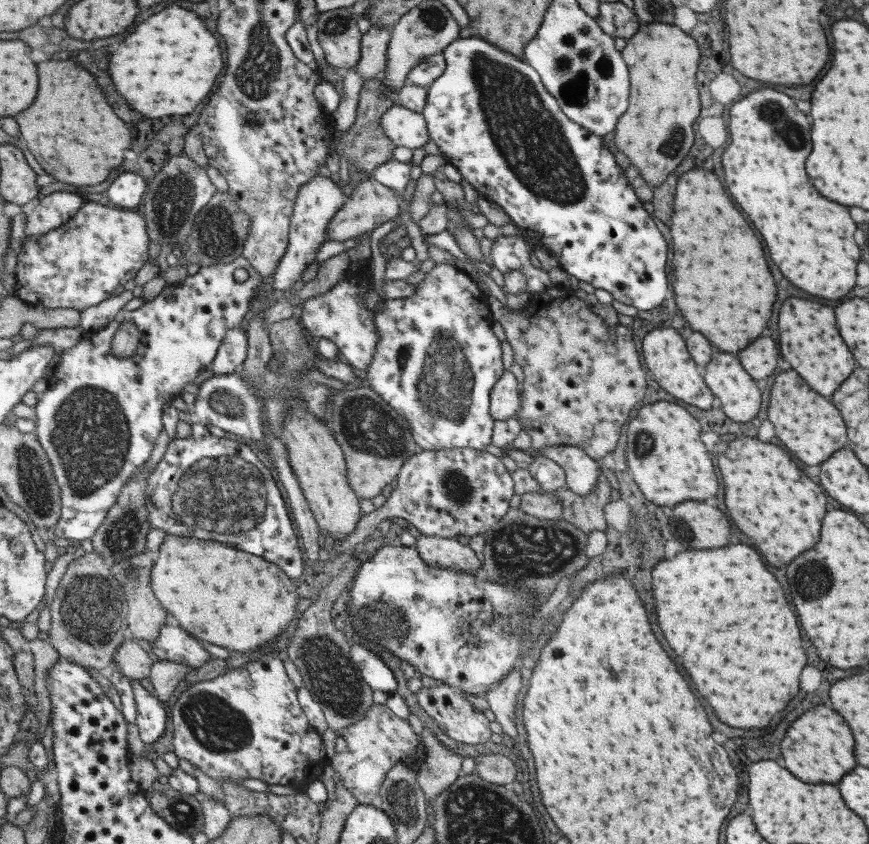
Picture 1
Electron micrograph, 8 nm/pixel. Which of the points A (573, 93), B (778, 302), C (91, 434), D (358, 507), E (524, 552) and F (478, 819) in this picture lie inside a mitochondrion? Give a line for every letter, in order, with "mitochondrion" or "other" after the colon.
A: mitochondrion
B: other
C: mitochondrion
D: other
E: mitochondrion
F: mitochondrion

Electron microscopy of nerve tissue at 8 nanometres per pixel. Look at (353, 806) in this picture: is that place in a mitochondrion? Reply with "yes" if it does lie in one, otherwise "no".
no

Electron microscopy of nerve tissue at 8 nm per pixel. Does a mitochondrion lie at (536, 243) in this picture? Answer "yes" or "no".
no

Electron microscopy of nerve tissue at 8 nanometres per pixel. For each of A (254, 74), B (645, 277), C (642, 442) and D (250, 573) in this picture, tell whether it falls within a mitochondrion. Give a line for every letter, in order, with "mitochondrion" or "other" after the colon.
A: mitochondrion
B: other
C: mitochondrion
D: other

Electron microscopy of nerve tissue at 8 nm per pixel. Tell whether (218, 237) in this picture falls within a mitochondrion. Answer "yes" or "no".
yes

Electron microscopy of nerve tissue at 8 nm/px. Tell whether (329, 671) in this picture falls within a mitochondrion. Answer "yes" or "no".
yes

